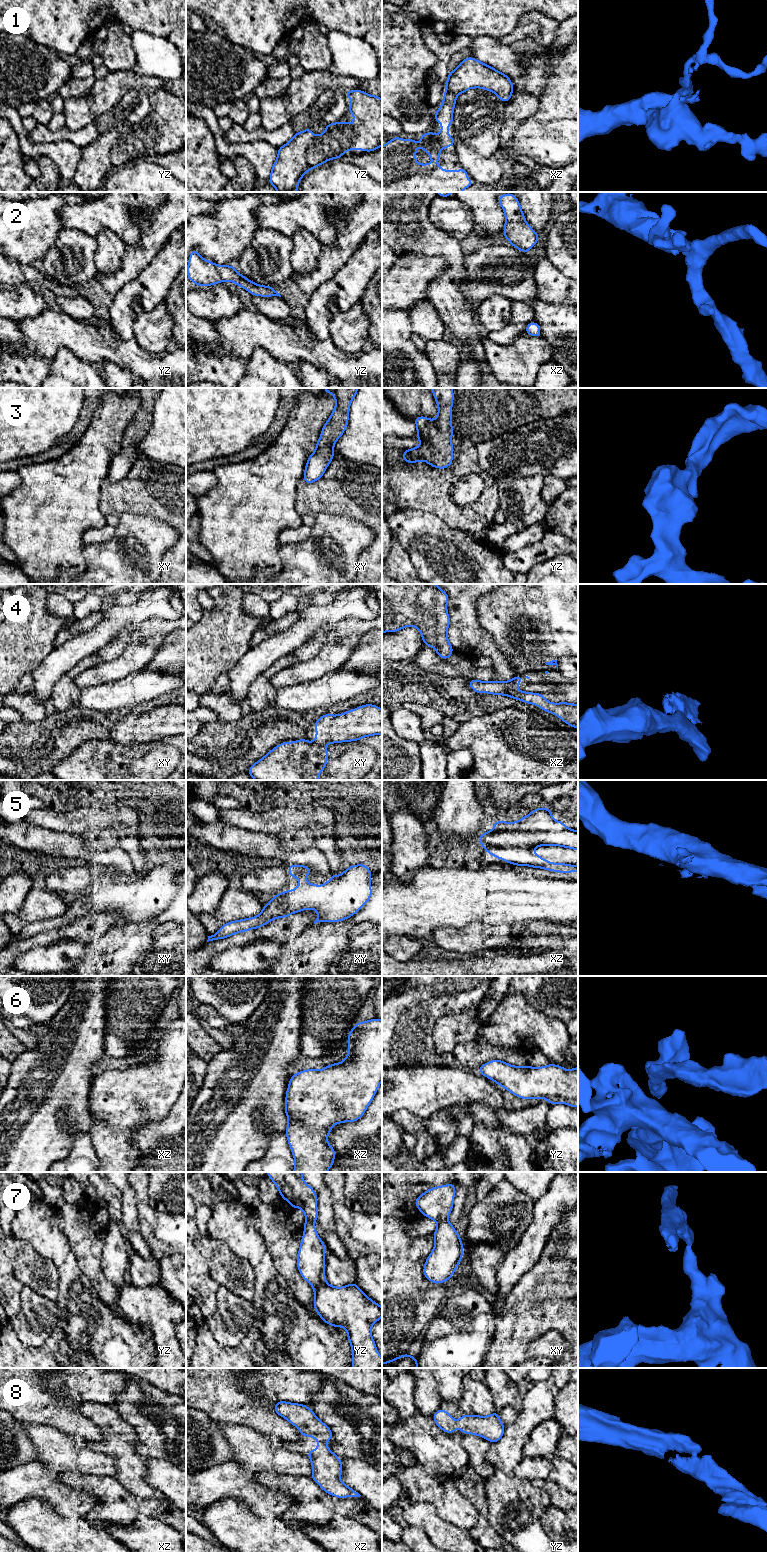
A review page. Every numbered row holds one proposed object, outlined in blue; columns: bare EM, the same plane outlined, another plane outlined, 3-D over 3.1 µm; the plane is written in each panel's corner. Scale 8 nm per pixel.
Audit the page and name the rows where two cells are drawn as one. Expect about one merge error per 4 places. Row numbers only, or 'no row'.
4, 7

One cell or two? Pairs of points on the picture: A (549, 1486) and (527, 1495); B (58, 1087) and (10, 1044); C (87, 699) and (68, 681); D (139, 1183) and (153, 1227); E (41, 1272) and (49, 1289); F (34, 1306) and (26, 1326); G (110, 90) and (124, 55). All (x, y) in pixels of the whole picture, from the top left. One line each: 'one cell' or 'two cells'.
A: two cells
B: two cells
C: two cells
D: one cell
E: one cell
F: one cell
G: two cells

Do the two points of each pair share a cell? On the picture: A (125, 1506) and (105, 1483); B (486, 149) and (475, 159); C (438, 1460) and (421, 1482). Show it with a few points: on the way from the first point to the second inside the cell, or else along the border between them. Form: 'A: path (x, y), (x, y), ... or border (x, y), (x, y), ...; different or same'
A: path (119, 1502), (106, 1489); same
B: border (460, 141), (472, 147), (483, 156), (493, 155); different
C: border (417, 1463), (430, 1475), (449, 1477); different

